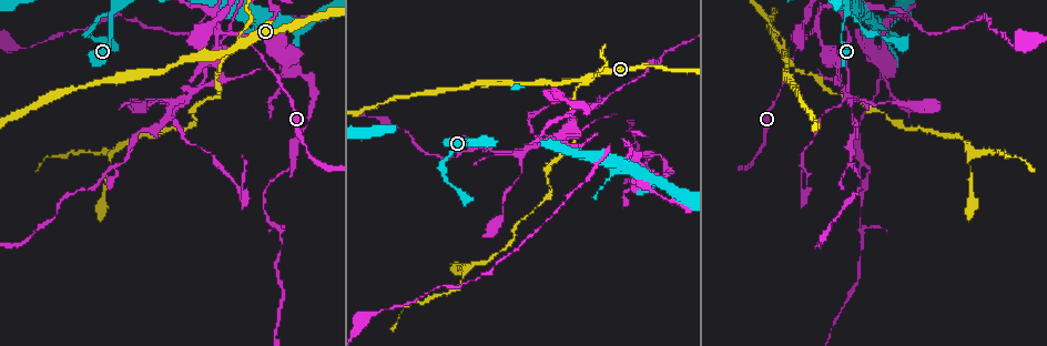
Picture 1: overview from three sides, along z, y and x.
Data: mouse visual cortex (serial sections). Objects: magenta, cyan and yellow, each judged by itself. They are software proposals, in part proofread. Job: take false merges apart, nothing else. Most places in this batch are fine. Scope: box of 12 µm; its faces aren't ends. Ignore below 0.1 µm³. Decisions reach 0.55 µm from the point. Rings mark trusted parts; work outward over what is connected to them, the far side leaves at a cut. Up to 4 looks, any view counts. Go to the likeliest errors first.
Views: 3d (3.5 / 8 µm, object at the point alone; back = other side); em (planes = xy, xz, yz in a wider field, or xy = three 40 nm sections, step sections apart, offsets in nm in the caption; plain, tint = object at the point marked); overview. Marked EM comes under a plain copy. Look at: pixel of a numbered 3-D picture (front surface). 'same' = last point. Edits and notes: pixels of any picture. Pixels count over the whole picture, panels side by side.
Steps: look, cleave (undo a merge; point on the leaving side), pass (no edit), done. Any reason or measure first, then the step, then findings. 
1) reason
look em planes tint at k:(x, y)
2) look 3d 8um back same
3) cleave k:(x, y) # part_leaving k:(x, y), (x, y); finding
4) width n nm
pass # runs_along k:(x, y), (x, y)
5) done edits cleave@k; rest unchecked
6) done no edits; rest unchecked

look 3d 3.5um at 1:(820, 23)

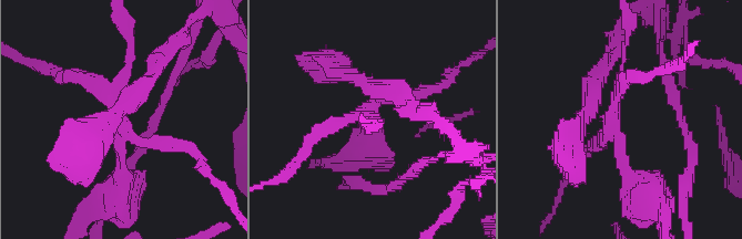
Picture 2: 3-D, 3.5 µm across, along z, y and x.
cleave 2:(379, 130) # part_leaving 2:(370, 112), (367, 145), (336, 163); a second cell is stuck on

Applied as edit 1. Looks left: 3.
see it whole again
look overview

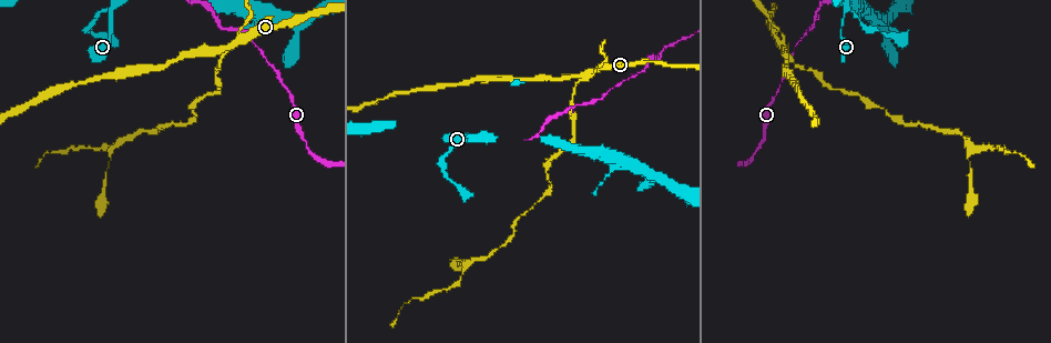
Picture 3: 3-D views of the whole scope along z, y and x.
three arms meet
look 3d 3.5um at 3:(845, 11)

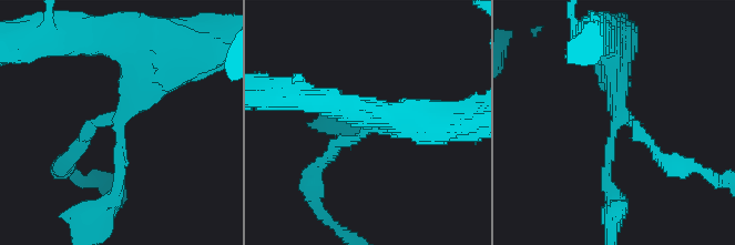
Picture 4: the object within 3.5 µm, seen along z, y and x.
arms 3; arm_widths 150, 150, 400 nm
look em xy step 2 tint at 4:(119, 124)

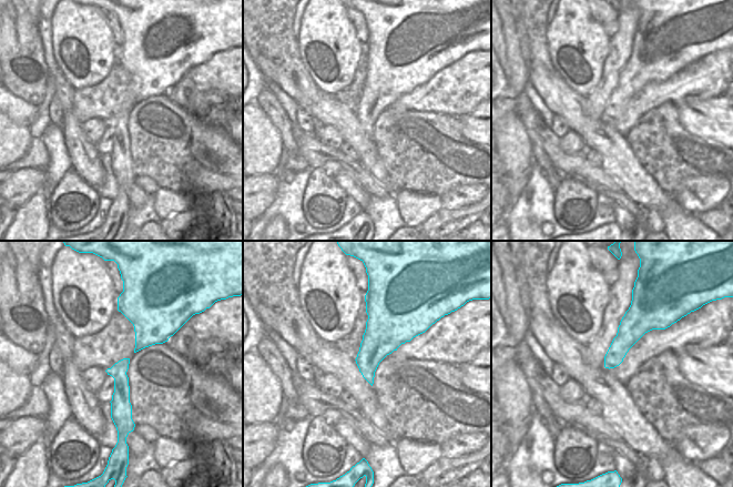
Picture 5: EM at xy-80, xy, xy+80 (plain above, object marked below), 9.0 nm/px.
pass # all the same cell

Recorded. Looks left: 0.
done edits cleave@2; rest unchecked

